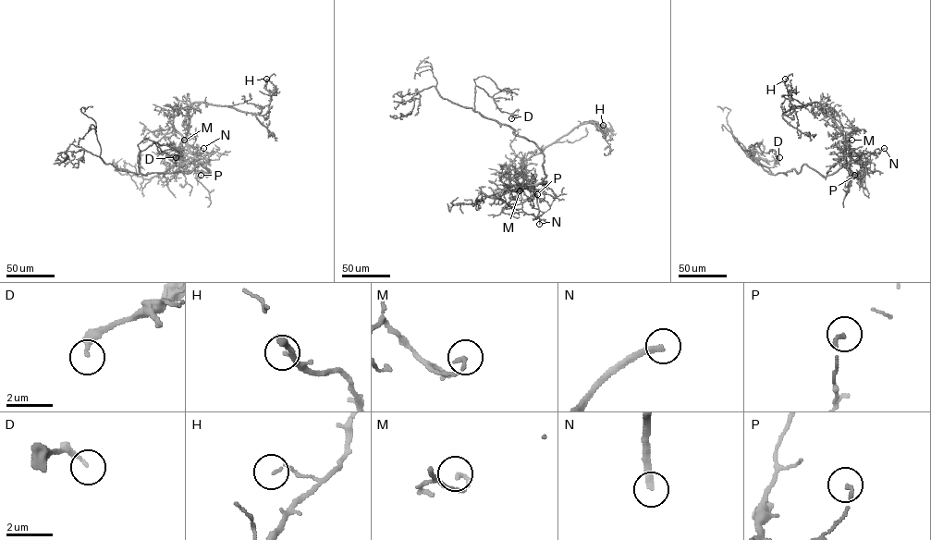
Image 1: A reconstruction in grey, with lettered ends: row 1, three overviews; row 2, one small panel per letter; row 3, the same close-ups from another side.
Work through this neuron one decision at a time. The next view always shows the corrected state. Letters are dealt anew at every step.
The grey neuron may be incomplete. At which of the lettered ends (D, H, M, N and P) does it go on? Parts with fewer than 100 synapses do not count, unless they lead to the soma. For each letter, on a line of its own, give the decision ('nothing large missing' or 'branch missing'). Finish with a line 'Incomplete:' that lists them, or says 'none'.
D: nothing large missing
H: nothing large missing
M: nothing large missing
N: branch missing
P: nothing large missing
Incomplete: N

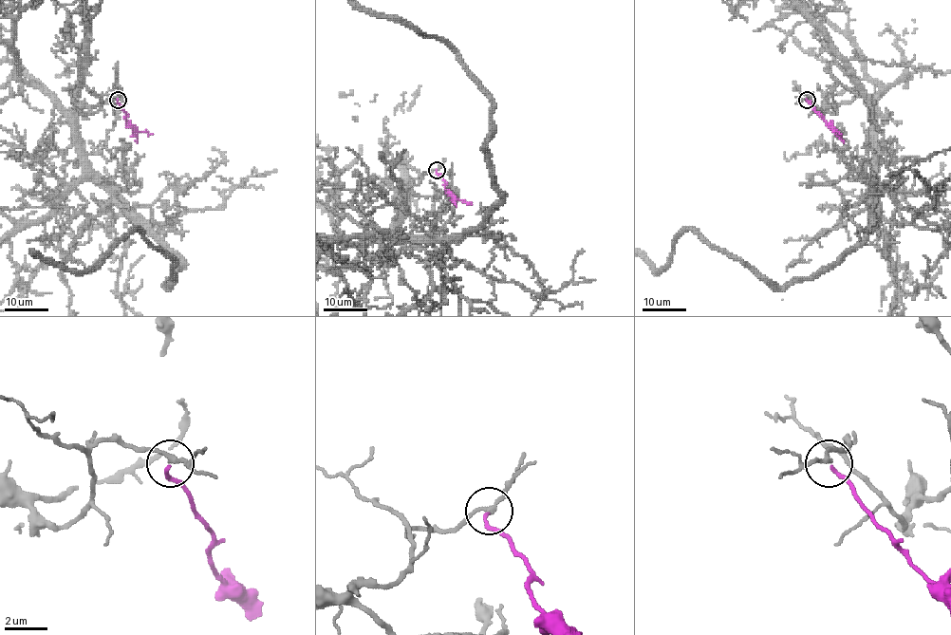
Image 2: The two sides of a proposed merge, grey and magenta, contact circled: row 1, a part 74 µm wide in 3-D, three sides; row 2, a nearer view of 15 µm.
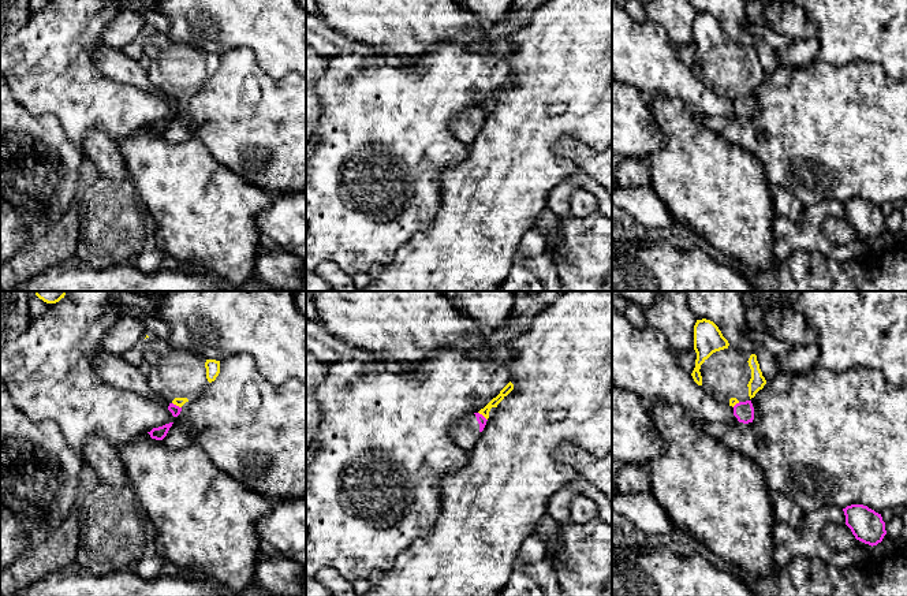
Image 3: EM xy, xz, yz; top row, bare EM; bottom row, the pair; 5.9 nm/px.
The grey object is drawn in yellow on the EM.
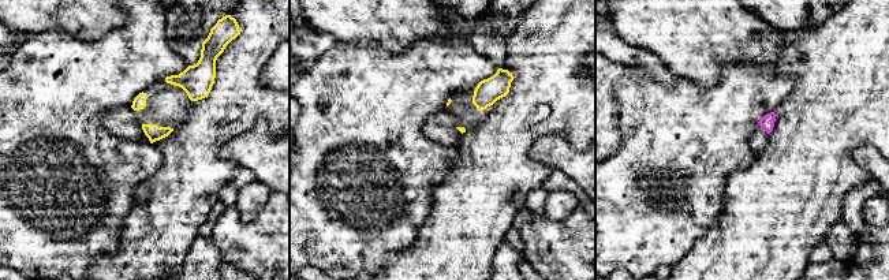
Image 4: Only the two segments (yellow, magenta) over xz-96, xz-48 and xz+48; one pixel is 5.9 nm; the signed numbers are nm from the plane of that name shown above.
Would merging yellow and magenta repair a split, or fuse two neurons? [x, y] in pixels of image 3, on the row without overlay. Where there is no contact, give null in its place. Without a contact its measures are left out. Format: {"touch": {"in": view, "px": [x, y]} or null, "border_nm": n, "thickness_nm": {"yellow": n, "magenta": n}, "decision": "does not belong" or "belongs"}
{"touch": {"in": "xz", "px": [482, 108]}, "border_nm": 80, "thickness_nm": {"yellow": 50, "magenta": 50}, "decision": "does not belong"}

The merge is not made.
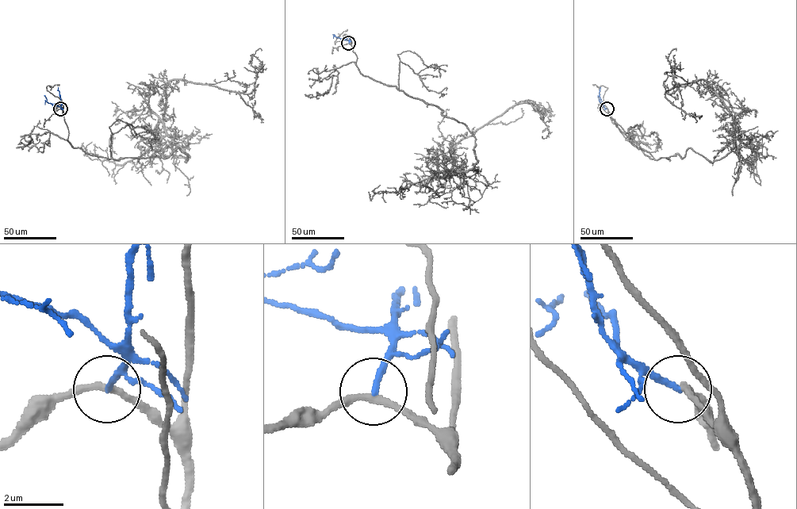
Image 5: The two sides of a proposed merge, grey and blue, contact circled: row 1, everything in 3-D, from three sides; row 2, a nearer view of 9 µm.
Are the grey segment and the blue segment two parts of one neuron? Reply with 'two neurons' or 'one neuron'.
two neurons

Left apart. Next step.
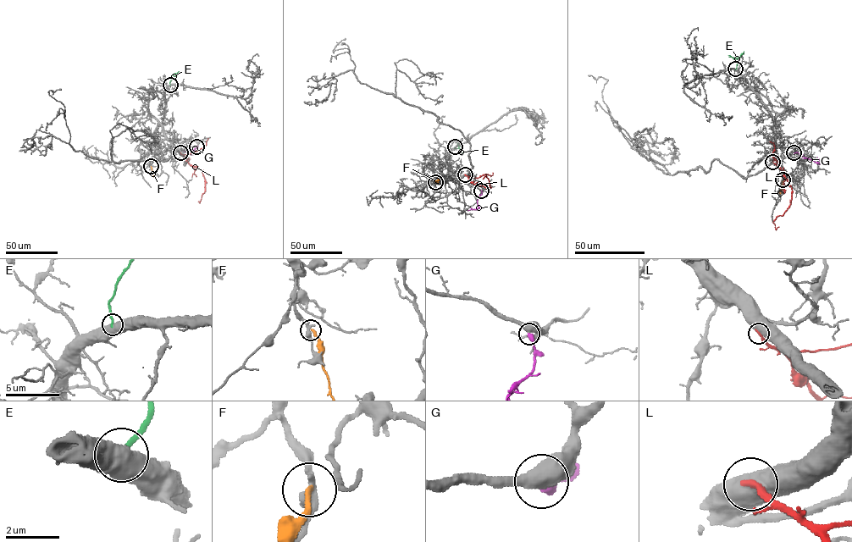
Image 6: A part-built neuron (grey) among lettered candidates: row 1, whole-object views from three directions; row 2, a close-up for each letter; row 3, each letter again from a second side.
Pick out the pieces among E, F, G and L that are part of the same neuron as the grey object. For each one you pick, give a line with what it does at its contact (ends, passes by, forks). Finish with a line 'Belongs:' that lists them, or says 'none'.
G: It ends there
L: It ends there
Belongs: G, L

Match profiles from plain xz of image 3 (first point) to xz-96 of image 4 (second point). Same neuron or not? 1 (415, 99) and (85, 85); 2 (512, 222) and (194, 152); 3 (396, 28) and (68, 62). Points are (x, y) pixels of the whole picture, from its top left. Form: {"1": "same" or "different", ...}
{"1": "same", "2": "same", "3": "different"}

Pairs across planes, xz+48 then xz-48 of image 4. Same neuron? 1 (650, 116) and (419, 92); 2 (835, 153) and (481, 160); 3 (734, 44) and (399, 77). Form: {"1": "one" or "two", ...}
{"1": "one", "2": "one", "3": "two"}

